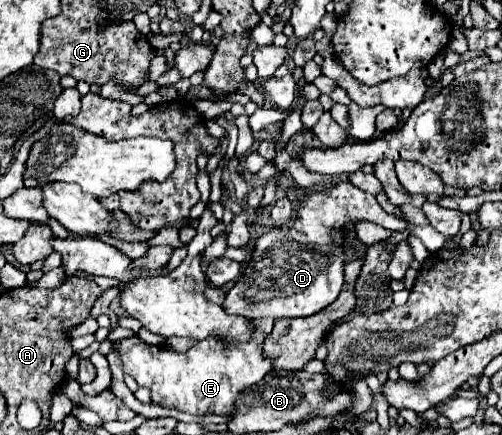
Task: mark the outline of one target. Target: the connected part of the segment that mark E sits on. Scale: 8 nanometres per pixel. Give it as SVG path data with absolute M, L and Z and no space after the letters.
M252 320L256 330L248 342L224 348L216 340L204 340L188 352L172 352L164 346L146 344L138 336L116 342L122 356L124 374L130 374L140 386L150 388L152 402L164 408L176 408L192 416L232 414L242 390L258 384L270 372L270 360L262 356L262 342L270 334L274 320Z

